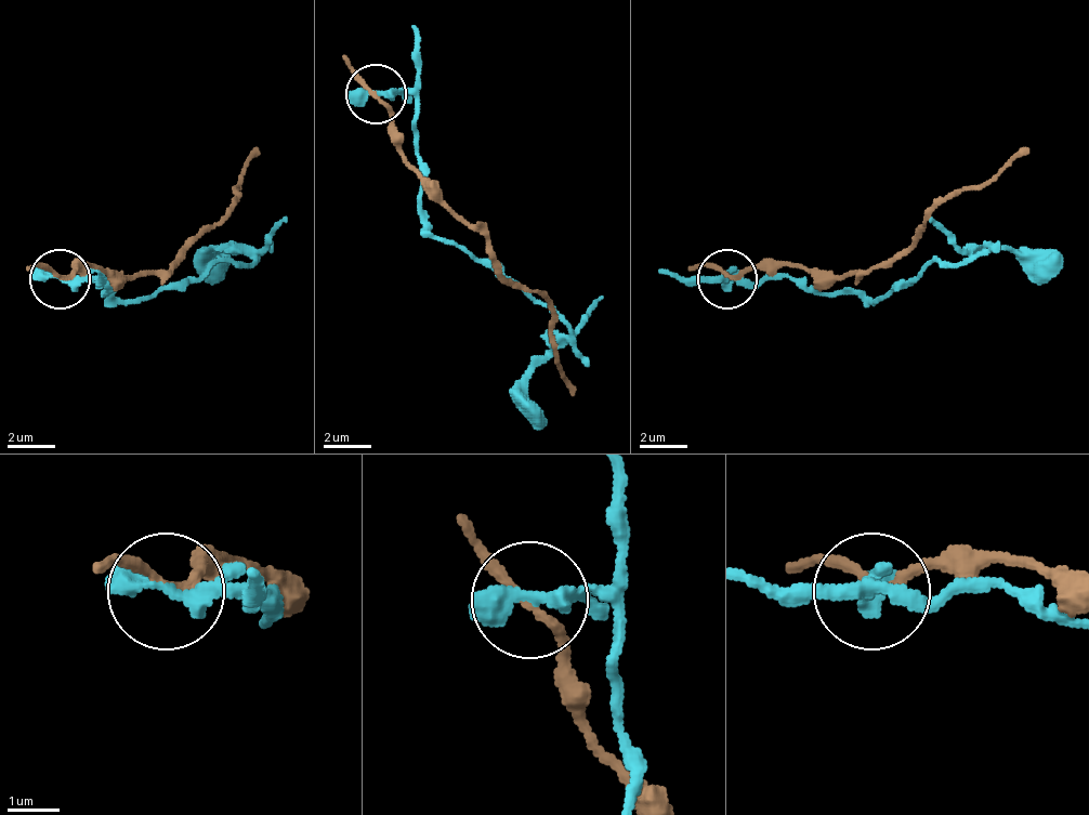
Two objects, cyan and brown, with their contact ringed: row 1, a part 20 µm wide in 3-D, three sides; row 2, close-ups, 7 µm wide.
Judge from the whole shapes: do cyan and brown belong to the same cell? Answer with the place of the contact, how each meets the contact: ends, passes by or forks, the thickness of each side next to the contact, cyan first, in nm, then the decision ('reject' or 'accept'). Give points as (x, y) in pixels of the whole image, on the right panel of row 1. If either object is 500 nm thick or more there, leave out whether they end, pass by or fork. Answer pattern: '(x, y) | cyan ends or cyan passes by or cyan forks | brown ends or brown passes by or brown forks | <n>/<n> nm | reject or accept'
(727, 279) | cyan ends | brown passes by | 480/180 nm | reject

